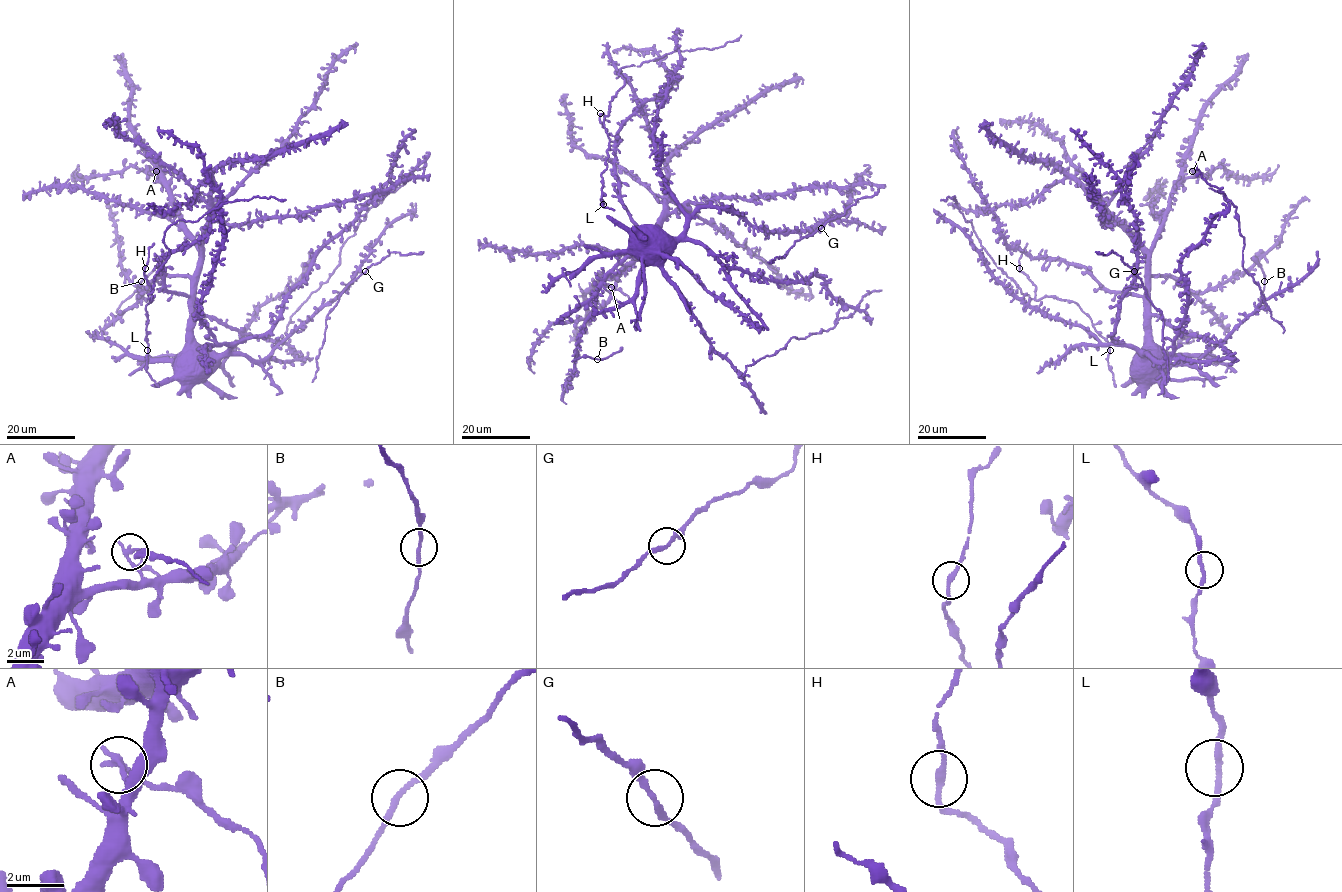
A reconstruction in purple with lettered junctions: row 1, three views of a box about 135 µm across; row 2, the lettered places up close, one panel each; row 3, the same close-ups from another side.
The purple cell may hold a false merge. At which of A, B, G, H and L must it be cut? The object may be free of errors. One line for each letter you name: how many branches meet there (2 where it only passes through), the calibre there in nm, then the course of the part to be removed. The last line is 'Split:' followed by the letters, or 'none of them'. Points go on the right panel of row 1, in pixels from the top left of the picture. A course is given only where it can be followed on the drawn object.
A: Branches: 2. Thickness 220 nm. Course of the part to remove: (1192, 171), (1207, 177)
Split: A

